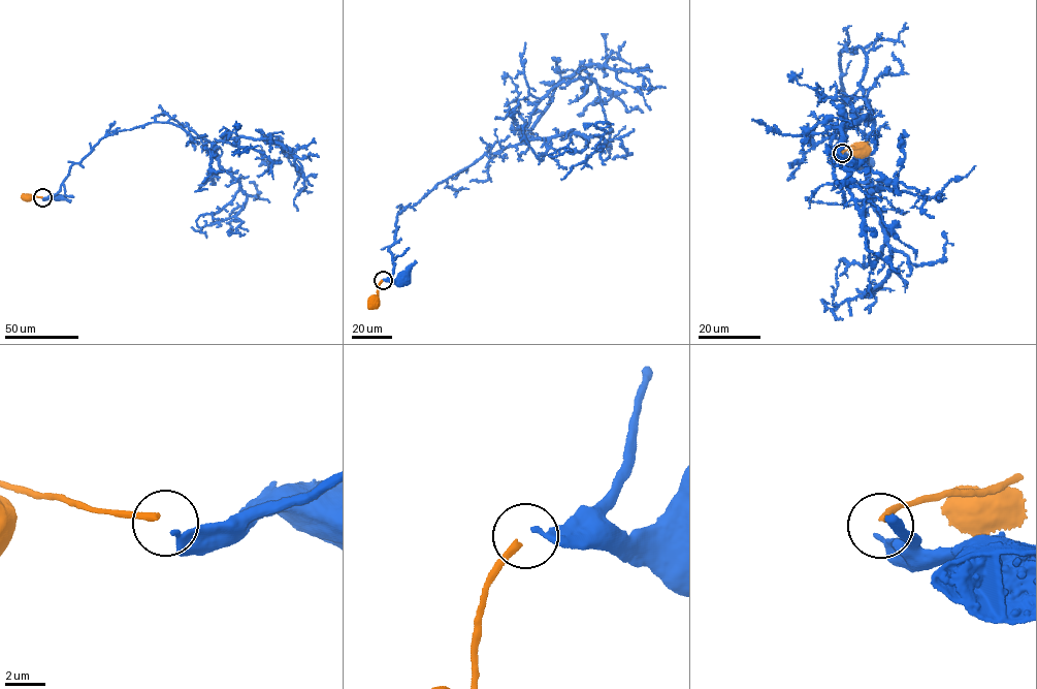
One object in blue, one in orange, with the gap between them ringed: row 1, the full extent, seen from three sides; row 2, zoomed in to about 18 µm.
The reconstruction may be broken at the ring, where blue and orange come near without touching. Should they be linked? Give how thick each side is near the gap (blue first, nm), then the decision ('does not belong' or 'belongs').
calibres 240 and 360 nm; does not belong

